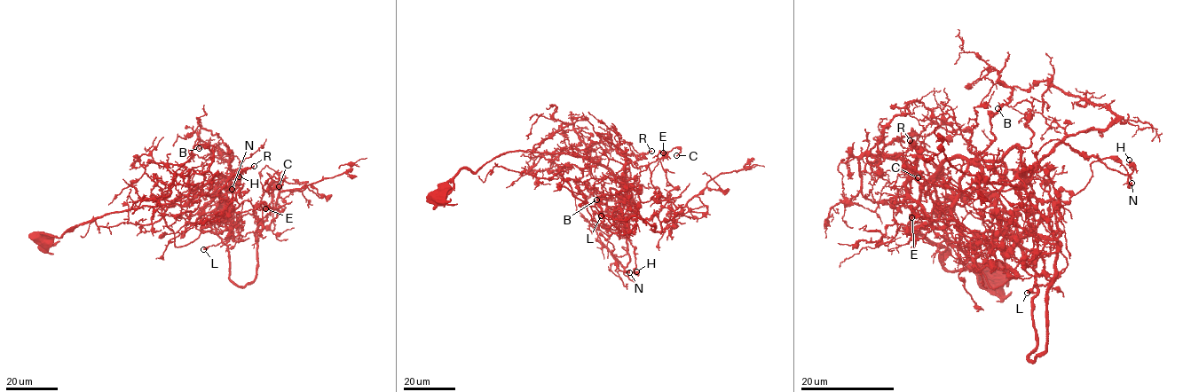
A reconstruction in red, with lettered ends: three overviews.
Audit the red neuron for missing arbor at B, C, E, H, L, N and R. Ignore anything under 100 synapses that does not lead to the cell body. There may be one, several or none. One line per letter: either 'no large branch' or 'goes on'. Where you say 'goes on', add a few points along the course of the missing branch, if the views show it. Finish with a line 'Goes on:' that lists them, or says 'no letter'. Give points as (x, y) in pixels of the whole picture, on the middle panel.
B: no large branch
C: no large branch
E: no large branch
H: no large branch
L: no large branch
N: no large branch
R: goes on; missing branch runs (651, 151), (692, 131), (711, 134), (718, 141), (728, 137)
Goes on: R

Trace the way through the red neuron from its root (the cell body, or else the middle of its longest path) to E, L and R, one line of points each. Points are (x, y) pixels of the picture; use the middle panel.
E: (436, 195), (460, 169), (509, 152), (587, 157), (624, 183), (663, 152)
L: (436, 195), (509, 152), (563, 152), (632, 192), (619, 207), (629, 237), (601, 215)
R: (436, 195), (460, 169), (477, 172), (509, 152), (587, 157), (625, 183), (629, 160), (618, 150), (651, 151)

